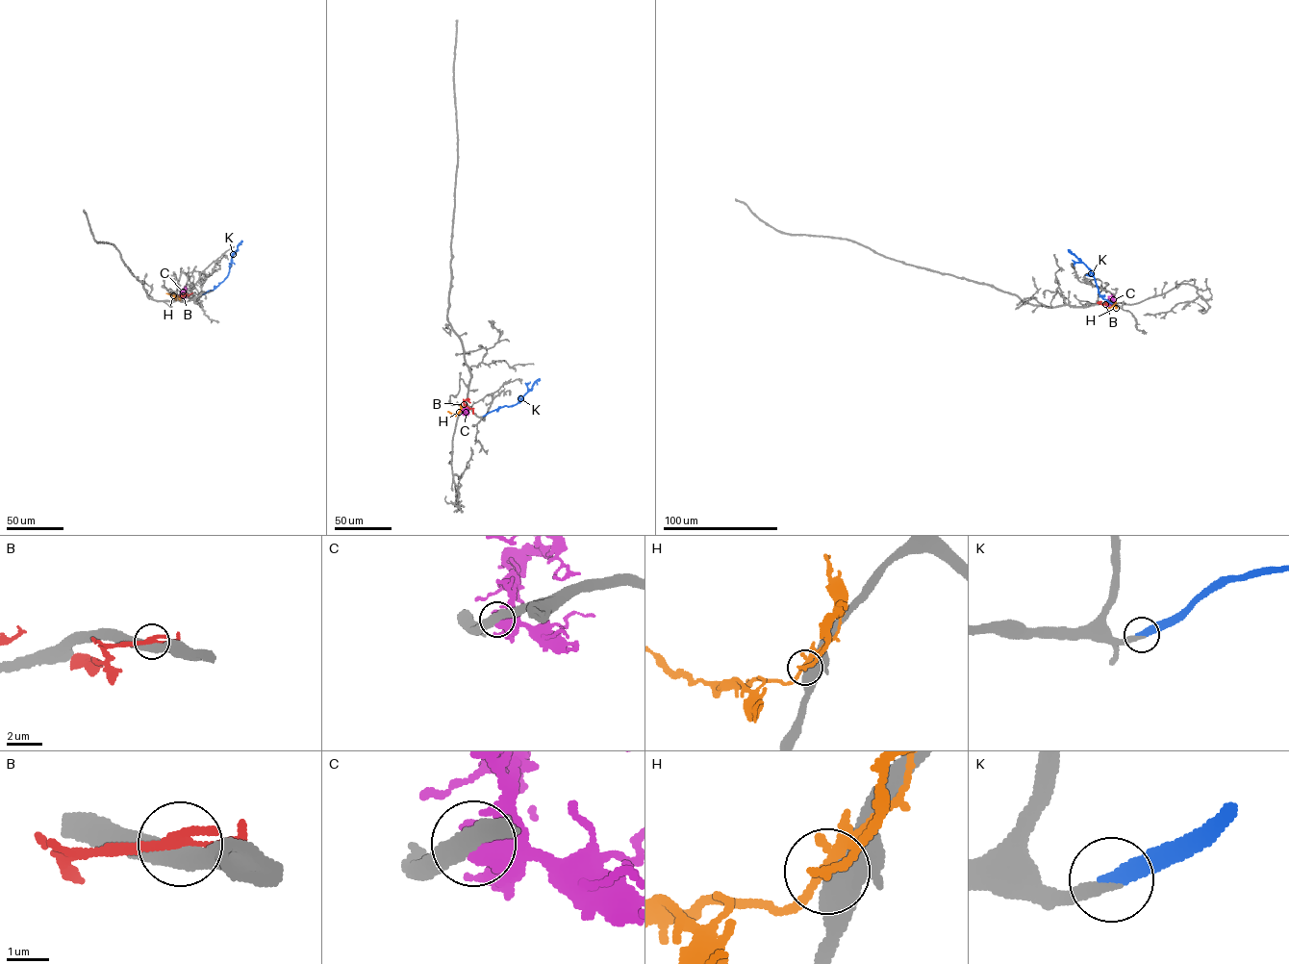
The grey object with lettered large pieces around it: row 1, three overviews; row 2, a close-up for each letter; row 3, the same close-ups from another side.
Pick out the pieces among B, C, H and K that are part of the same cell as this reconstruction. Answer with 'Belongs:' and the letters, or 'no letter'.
Belongs: K

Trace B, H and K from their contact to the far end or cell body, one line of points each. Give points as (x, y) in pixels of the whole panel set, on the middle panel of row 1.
B: (472, 412), (464, 401), (467, 399), (470, 402)
H: (459, 413), (447, 411)
K: (483, 416), (519, 402), (540, 378)

